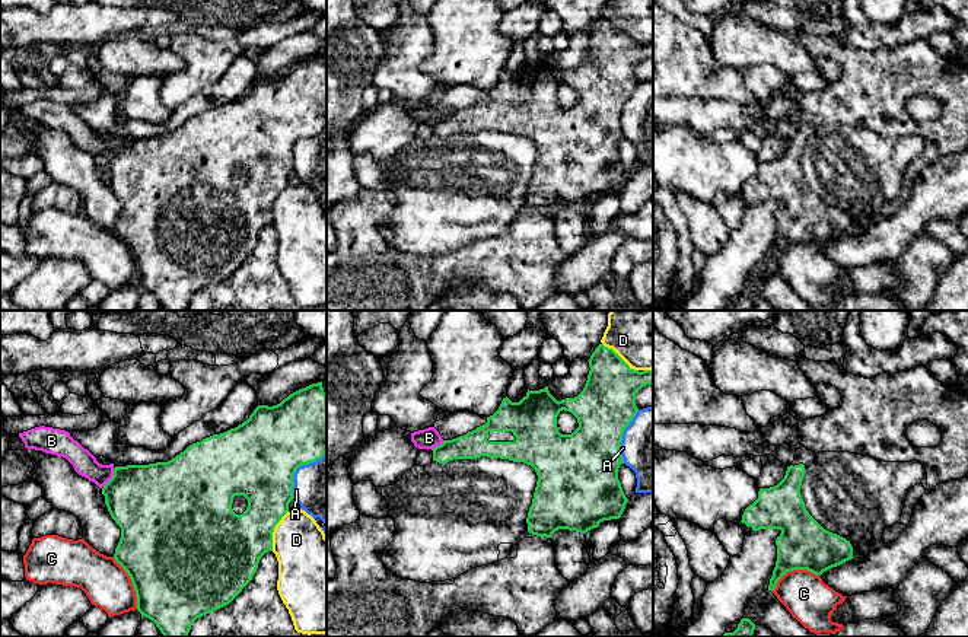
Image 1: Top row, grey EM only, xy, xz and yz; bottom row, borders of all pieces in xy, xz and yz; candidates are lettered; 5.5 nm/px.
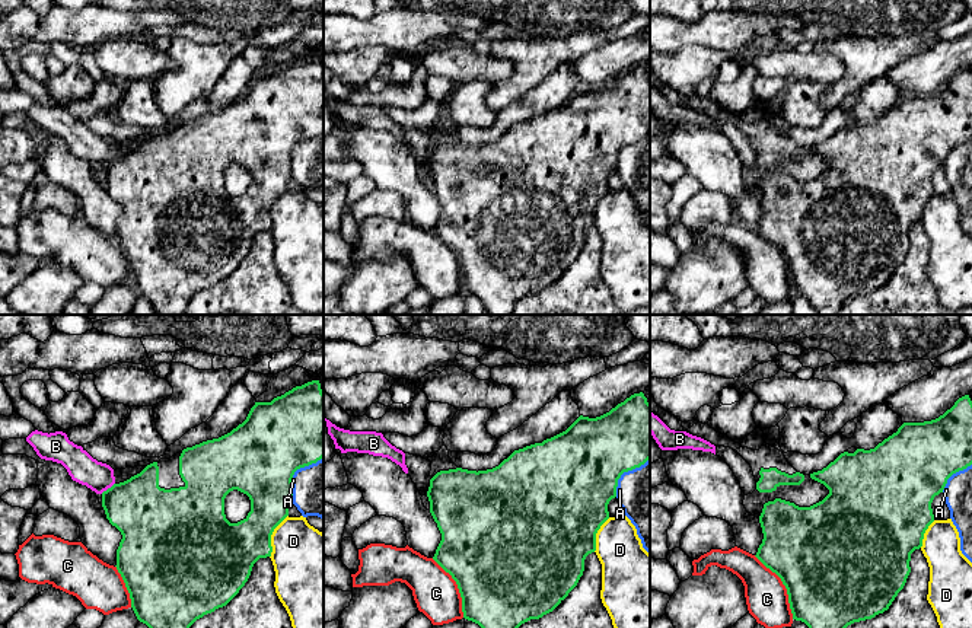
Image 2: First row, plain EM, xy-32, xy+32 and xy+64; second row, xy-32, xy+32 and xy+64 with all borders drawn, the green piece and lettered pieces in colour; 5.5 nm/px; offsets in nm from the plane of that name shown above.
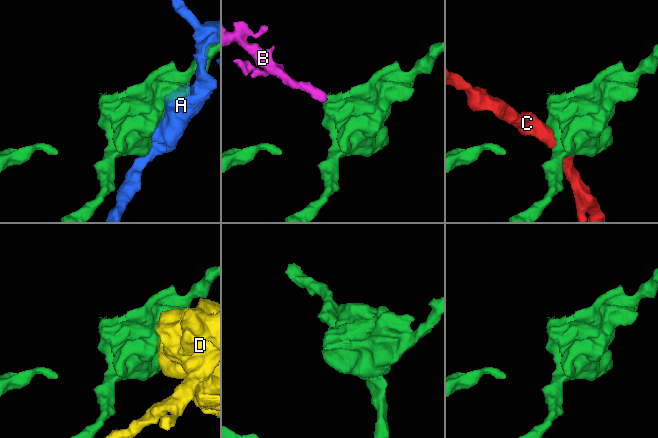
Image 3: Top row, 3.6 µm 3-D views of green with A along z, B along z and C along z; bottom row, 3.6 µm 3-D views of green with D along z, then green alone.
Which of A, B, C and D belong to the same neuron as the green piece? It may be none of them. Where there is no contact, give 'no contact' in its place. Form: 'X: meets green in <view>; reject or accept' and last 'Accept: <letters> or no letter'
A: meets green in xy; reject
B: meets green in xy; reject
C: meets green in xy; reject
D: meets green in xy; reject
Accept: no letter

